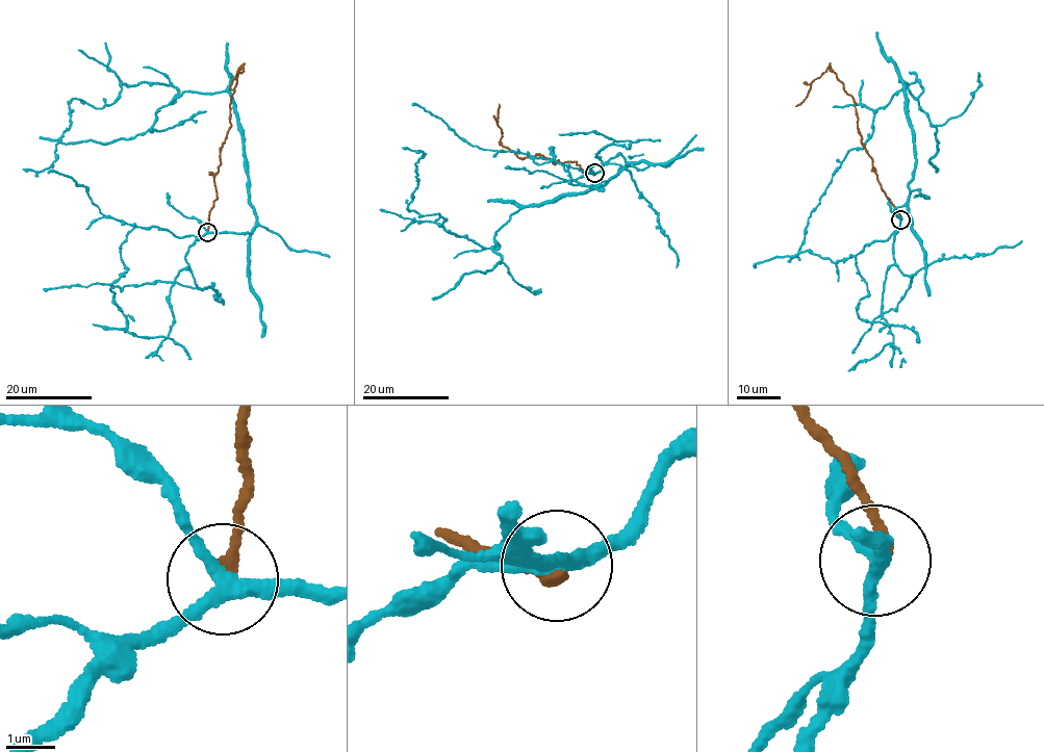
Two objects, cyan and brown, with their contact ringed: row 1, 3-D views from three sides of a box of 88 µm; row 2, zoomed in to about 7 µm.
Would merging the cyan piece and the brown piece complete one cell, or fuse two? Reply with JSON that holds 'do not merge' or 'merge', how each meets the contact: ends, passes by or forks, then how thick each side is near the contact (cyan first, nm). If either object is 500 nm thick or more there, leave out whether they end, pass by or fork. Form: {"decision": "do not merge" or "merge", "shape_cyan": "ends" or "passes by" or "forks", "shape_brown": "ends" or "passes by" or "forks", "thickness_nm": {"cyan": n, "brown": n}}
{"decision": "do not merge", "shape_cyan": "forks", "shape_brown": "ends", "thickness_nm": {"cyan": 240, "brown": 280}}

